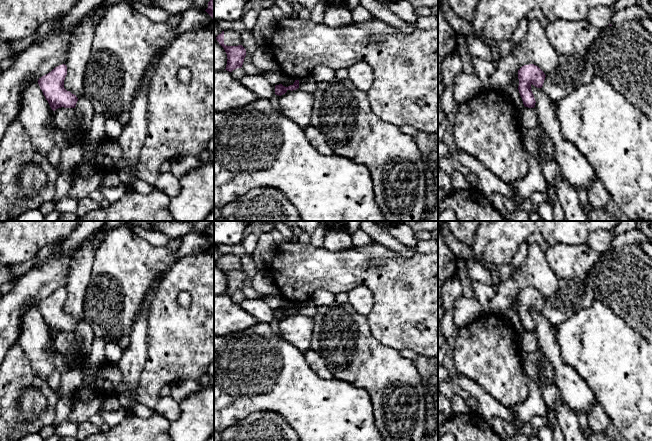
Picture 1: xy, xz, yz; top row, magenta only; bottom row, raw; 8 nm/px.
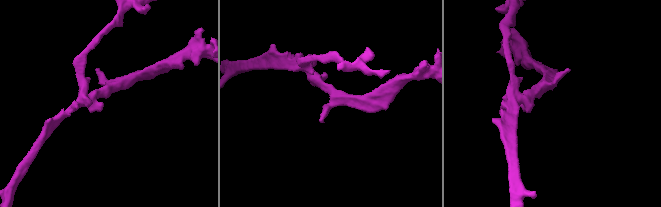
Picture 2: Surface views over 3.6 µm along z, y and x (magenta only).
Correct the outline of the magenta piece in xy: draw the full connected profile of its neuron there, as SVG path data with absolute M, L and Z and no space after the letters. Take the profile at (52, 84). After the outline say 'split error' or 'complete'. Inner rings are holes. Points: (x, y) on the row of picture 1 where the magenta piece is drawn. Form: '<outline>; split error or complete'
M62 64L38 80L40 89L53 111L61 107L75 108L78 101L76 95L64 88L66 75L67 66Z; complete

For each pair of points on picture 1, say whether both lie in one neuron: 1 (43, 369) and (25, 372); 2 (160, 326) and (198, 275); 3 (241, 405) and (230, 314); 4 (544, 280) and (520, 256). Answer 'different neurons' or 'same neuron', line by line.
1: different neurons
2: same neuron
3: different neurons
4: different neurons

